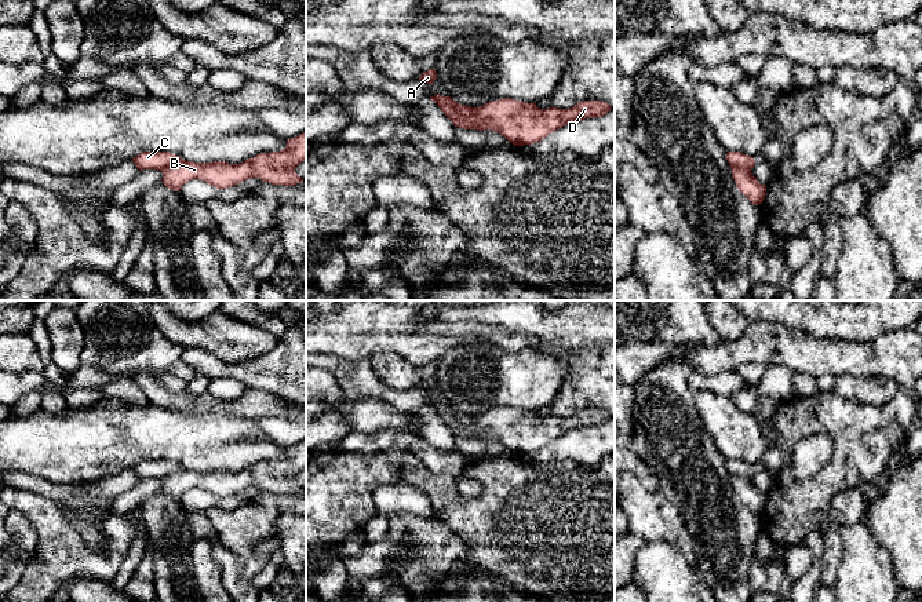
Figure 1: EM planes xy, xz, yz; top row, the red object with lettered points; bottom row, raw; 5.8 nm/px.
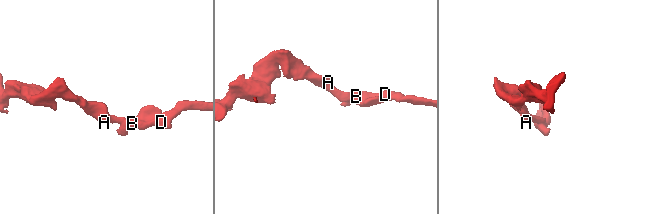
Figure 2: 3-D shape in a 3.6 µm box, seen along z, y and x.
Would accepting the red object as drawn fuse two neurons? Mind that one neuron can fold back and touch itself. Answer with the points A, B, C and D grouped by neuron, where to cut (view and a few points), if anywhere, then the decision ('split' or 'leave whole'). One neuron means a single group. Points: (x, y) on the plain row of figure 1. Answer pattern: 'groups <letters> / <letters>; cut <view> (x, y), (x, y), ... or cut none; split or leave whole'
groups A C / B D; cut xz (476, 416), (476, 423), (481, 429), (484, 438); split

